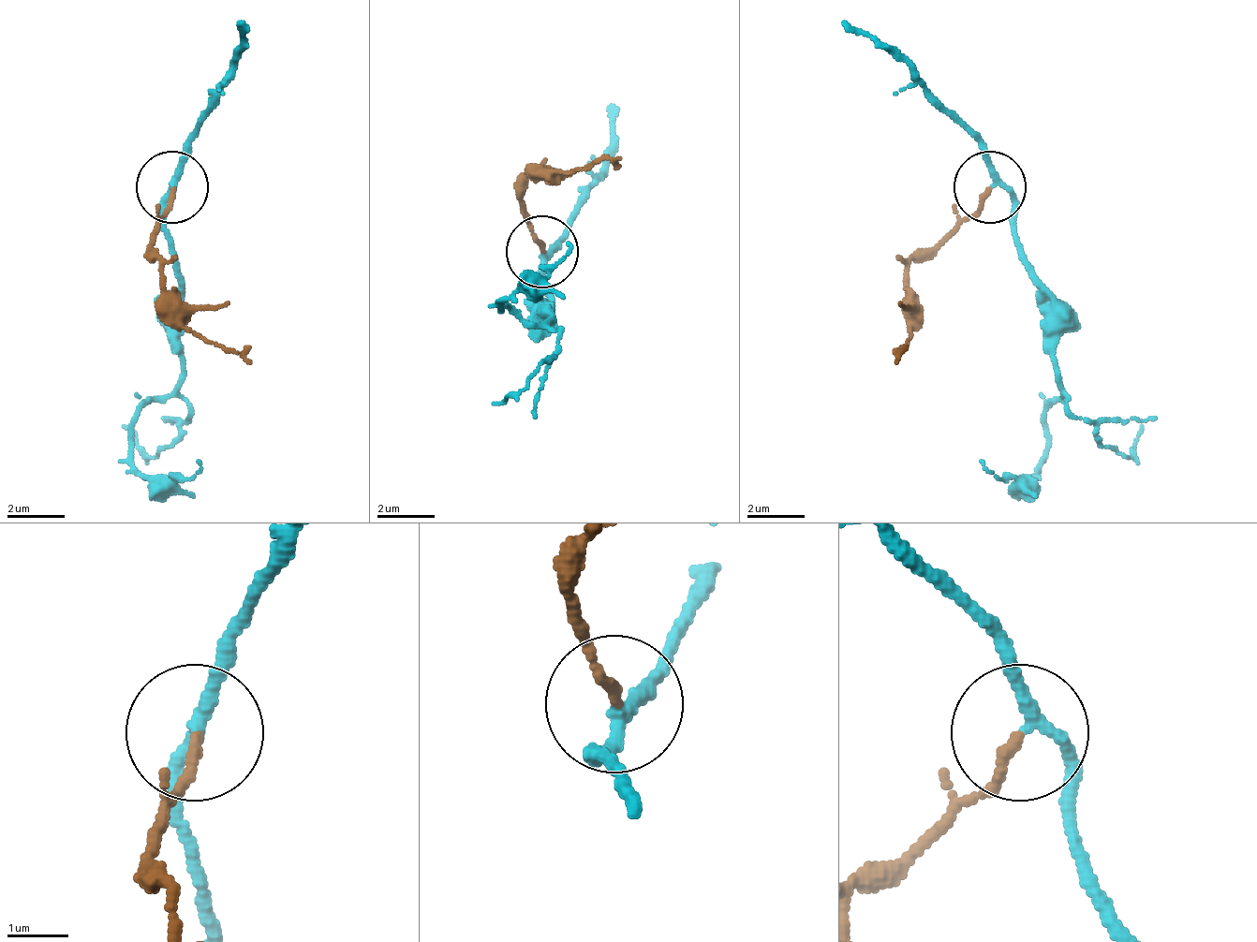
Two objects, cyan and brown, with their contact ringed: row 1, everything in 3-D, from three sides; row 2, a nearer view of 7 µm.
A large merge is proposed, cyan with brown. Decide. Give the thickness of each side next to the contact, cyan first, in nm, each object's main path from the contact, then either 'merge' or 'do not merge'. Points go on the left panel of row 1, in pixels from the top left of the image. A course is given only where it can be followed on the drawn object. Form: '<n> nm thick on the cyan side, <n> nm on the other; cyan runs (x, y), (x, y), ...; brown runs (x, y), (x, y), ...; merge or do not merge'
200 nm thick on the cyan side, 160 nm on the other; cyan runs (173, 189), (167, 196), (181, 304), (181, 383), (152, 398), (138, 412), (130, 463), (152, 477), (202, 463); brown runs (173, 189), (152, 261), (159, 297), (196, 332), (253, 361); merge

